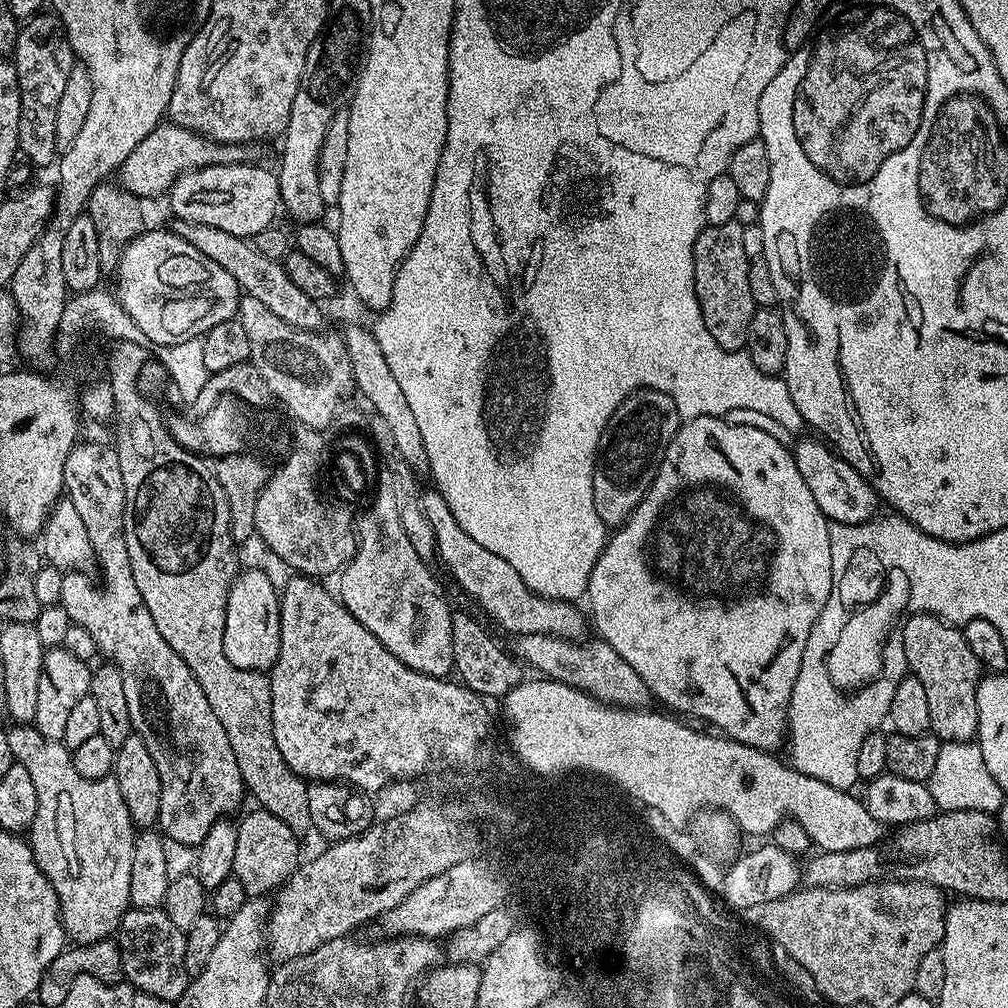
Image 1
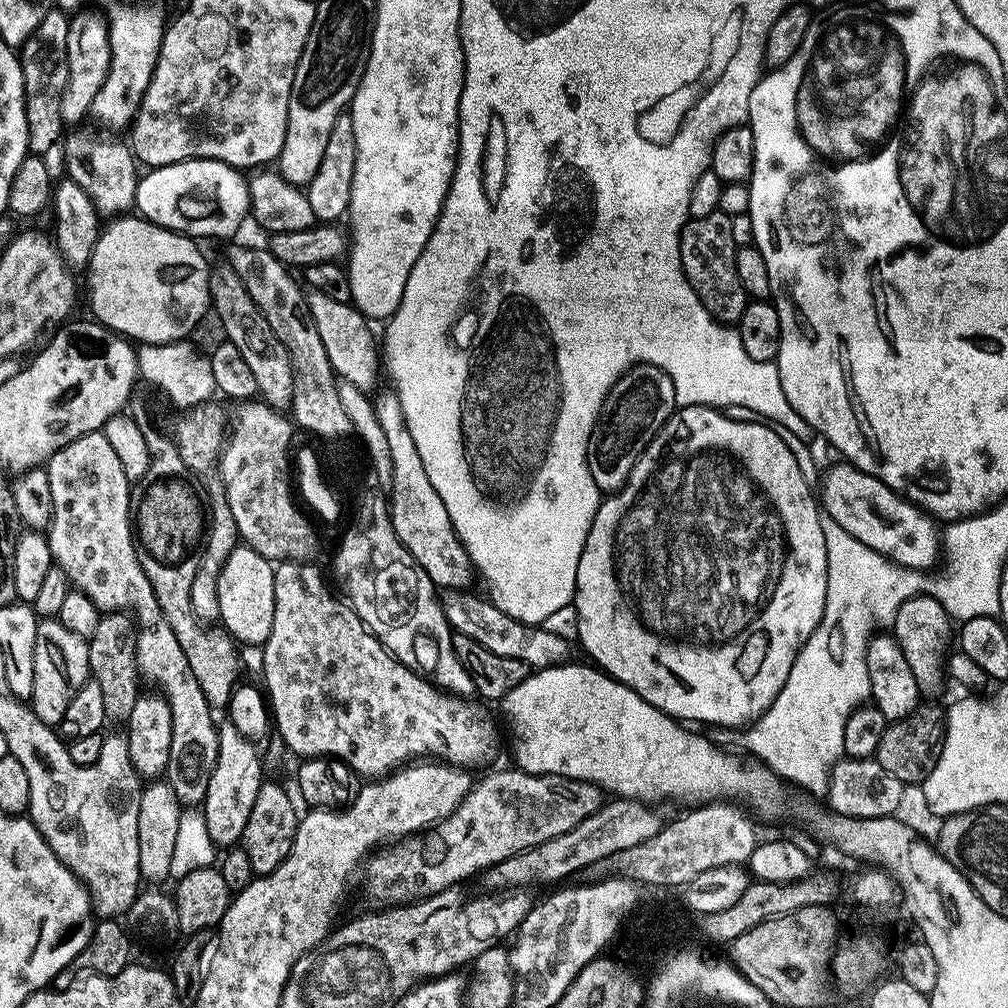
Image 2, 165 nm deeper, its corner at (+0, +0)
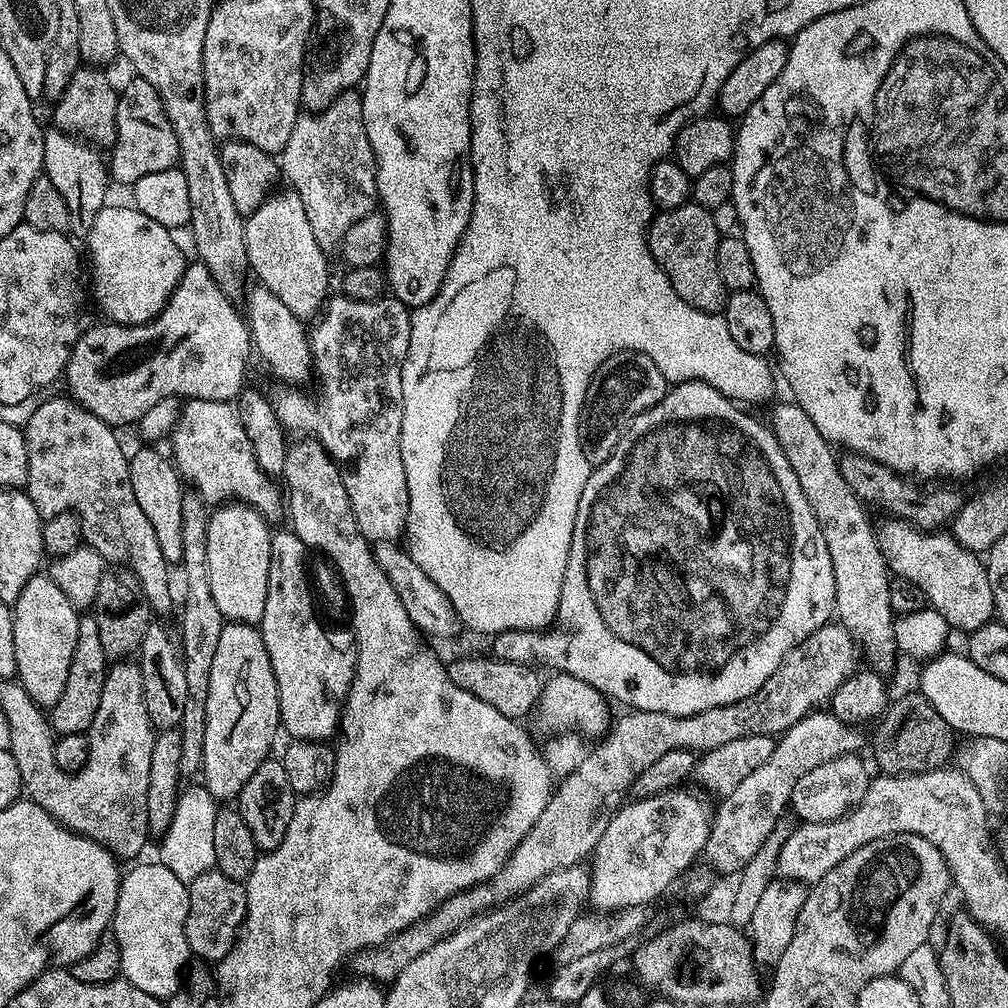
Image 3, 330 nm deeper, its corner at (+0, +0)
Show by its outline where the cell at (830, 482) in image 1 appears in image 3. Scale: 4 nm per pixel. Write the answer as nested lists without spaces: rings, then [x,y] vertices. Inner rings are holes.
[[[899,518],[885,521],[884,525],[879,525],[878,535],[889,573],[914,582],[918,590],[926,594],[935,615],[946,618],[953,629],[961,628],[964,634],[978,630],[997,615],[985,561],[977,553],[963,548],[951,531],[925,530]]]

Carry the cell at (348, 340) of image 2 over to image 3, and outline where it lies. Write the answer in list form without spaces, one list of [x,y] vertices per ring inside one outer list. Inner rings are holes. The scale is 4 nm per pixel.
[[[291,190],[280,191],[273,191],[267,200],[247,213],[244,221],[246,258],[251,275],[268,287],[270,293],[276,294],[300,321],[308,322],[323,309],[330,296],[328,260],[324,257],[327,255],[318,238],[314,238],[314,230],[310,230],[302,198]]]

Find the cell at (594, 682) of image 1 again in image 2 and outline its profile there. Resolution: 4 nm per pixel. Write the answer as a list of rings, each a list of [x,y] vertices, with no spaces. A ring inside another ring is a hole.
[[[444,590],[439,593],[444,617],[453,633],[461,632],[466,634],[466,638],[474,638],[478,646],[486,646],[486,650],[502,654],[502,658],[518,658],[532,670],[554,667],[569,659],[568,644],[558,633],[551,632],[548,626],[518,622],[502,614],[502,610],[498,610],[491,600],[480,596],[475,596],[472,590]]]

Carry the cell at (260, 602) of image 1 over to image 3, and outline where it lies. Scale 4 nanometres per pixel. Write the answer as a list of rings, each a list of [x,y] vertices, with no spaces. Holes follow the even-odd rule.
[[[224,502],[219,505],[208,517],[208,529],[206,530],[206,566],[210,578],[210,594],[214,594],[214,602],[218,610],[222,610],[225,621],[233,624],[255,624],[259,625],[262,614],[266,610],[266,586],[270,578],[270,558],[272,557],[272,532],[268,528],[269,521],[260,513],[253,510],[248,504],[239,502]]]

